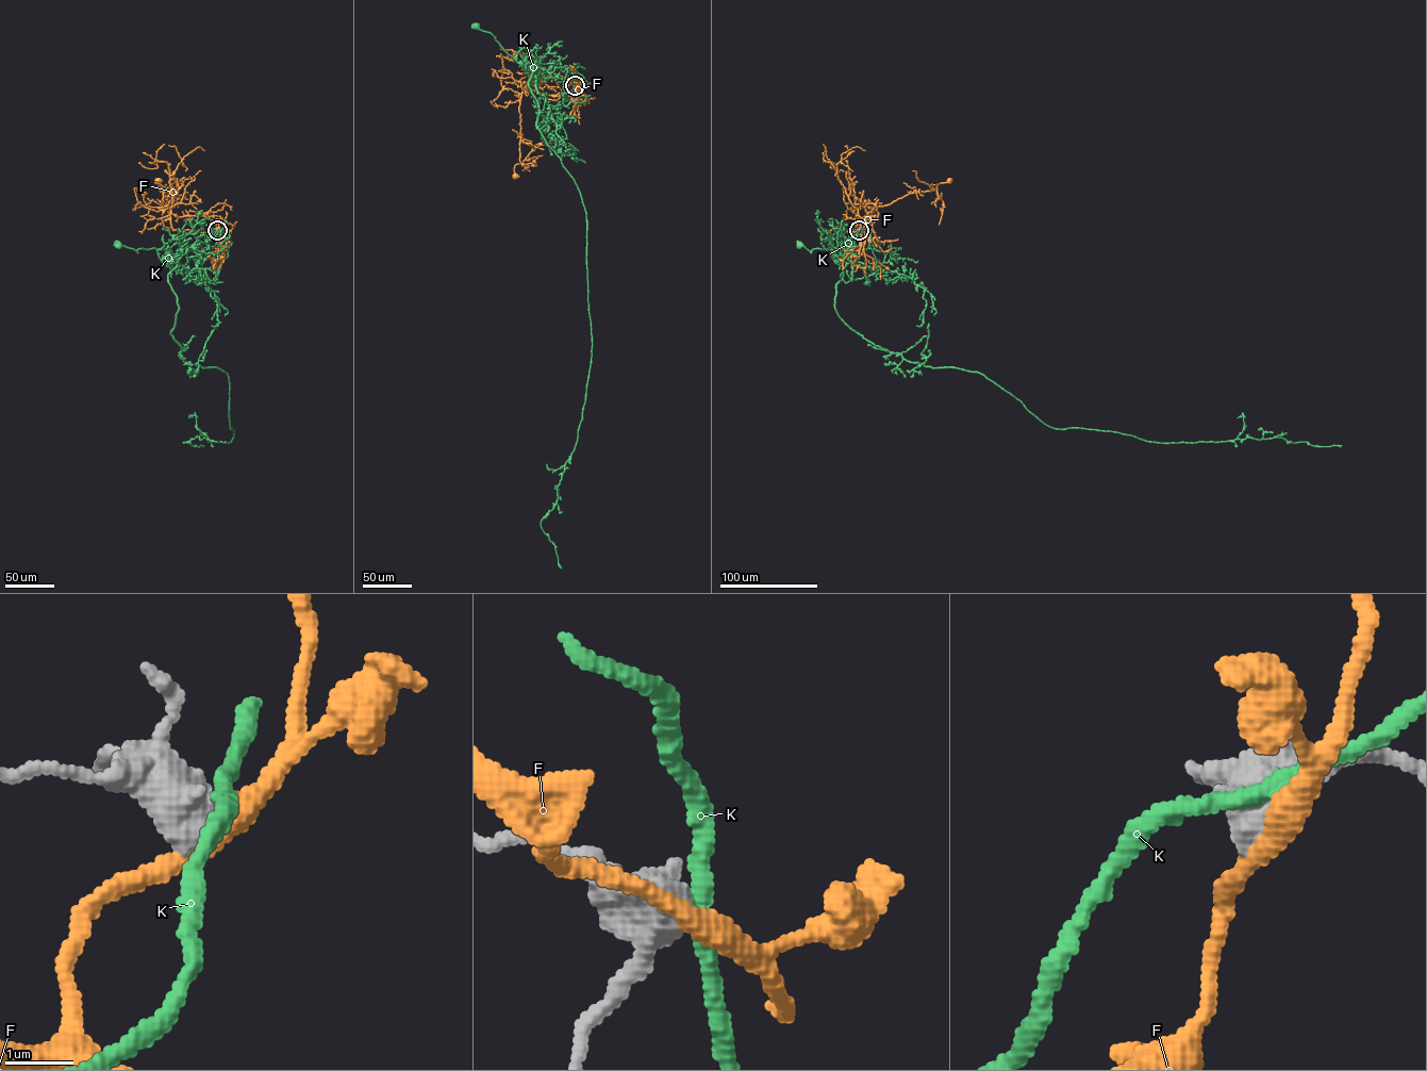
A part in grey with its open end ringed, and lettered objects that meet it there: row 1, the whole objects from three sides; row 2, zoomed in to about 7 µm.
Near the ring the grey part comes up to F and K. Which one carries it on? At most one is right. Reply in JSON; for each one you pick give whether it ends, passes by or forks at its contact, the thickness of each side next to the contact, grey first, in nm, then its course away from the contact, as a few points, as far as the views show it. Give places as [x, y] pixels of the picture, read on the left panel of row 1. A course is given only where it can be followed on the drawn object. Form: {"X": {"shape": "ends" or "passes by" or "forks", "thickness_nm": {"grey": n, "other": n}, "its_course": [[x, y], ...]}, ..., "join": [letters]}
{"join": []}

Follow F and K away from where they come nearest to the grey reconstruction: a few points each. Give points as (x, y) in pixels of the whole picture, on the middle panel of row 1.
F: (575, 85), (542, 68), (535, 73), (531, 84), (524, 88), (519, 106), (520, 163), (515, 165), (515, 176)
K: (575, 85), (573, 82), (552, 77), (545, 69), (534, 70), (518, 63), (493, 35), (476, 26)

